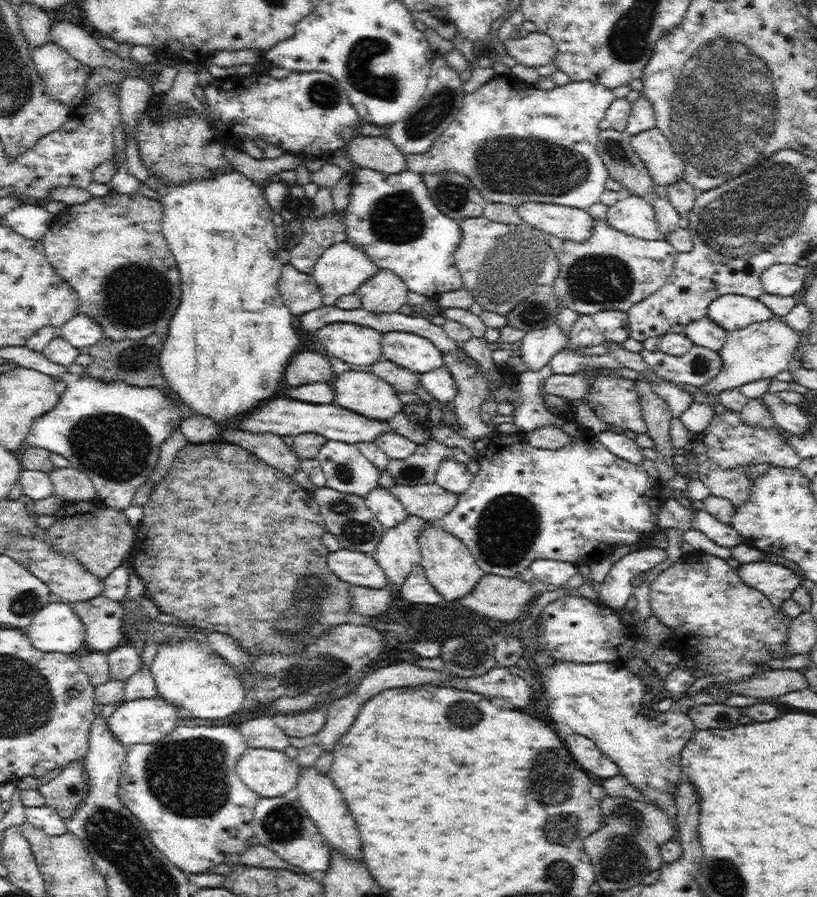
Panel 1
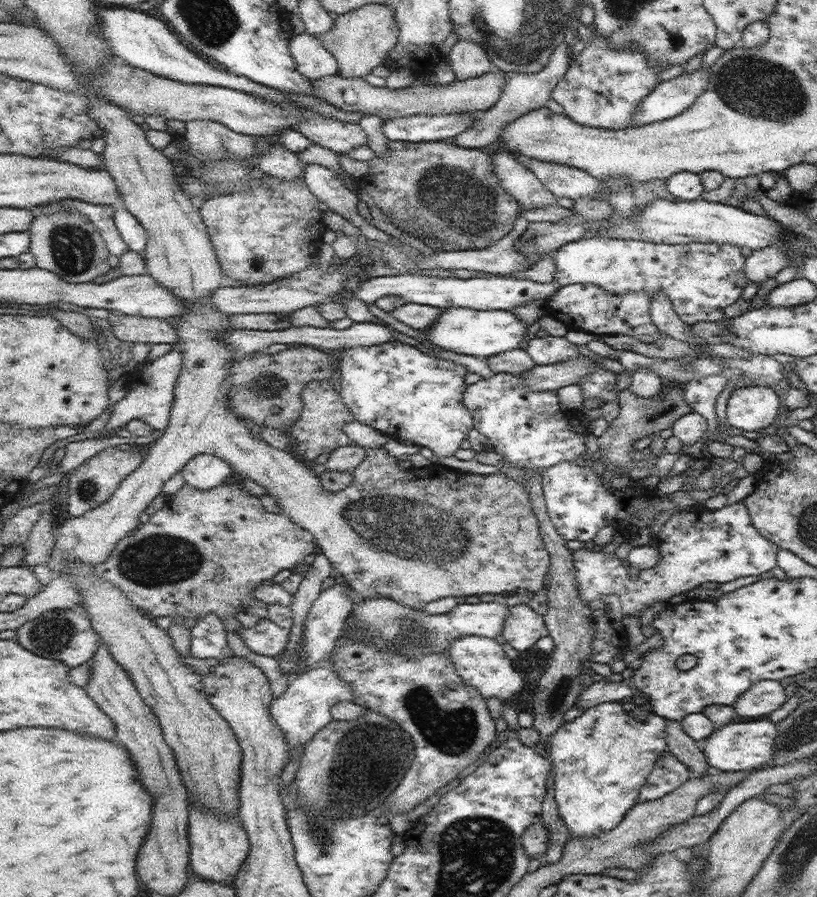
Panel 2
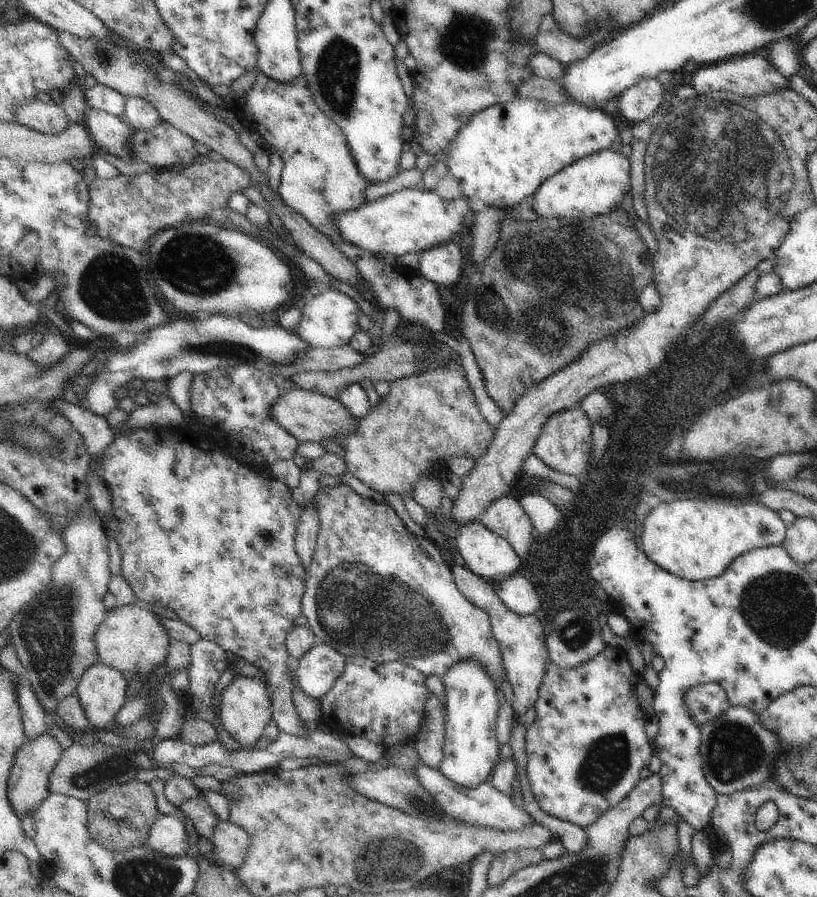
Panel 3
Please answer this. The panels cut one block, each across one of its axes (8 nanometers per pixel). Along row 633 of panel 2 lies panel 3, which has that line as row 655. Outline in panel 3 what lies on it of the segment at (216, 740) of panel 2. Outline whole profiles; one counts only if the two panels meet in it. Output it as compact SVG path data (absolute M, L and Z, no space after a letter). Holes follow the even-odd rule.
M135 604L135 606L123 606L105 618L97 632L97 652L99 652L99 664L111 666L121 672L135 672L135 674L151 674L157 666L165 662L169 656L169 634L157 622L157 616L149 606Z

